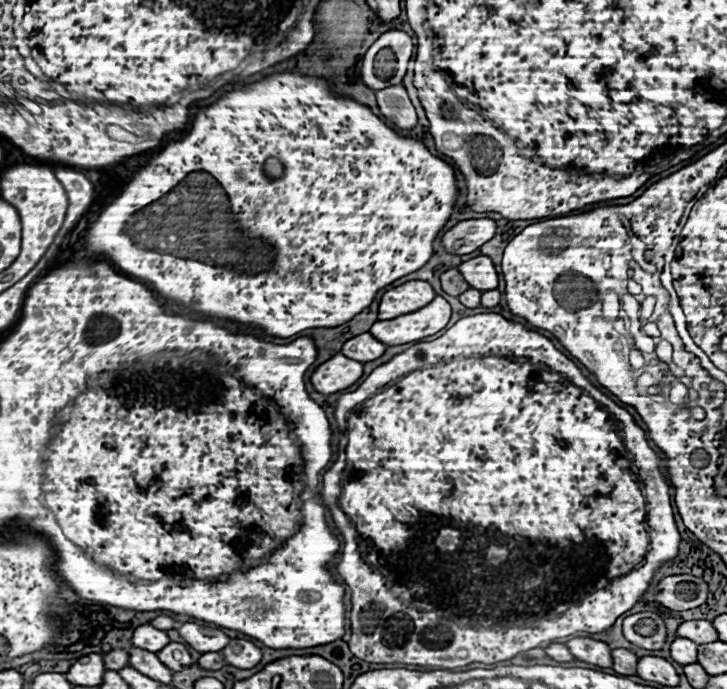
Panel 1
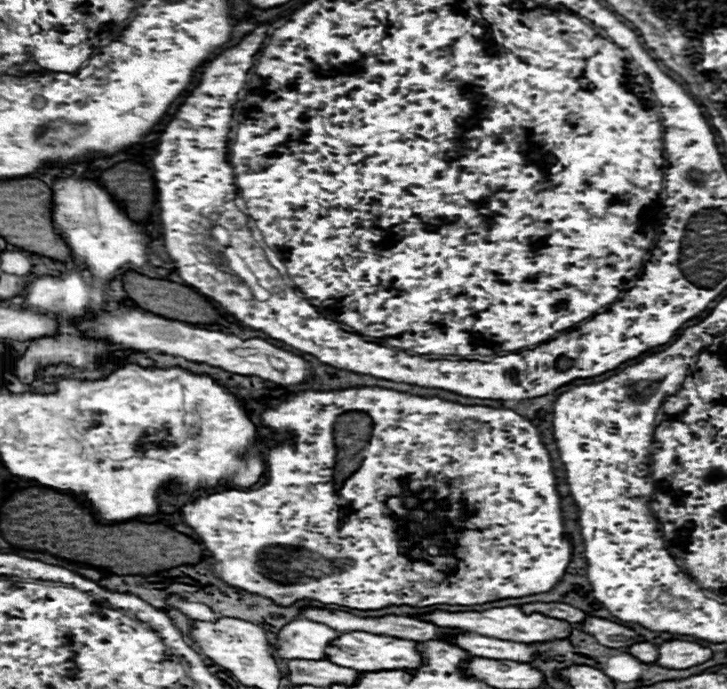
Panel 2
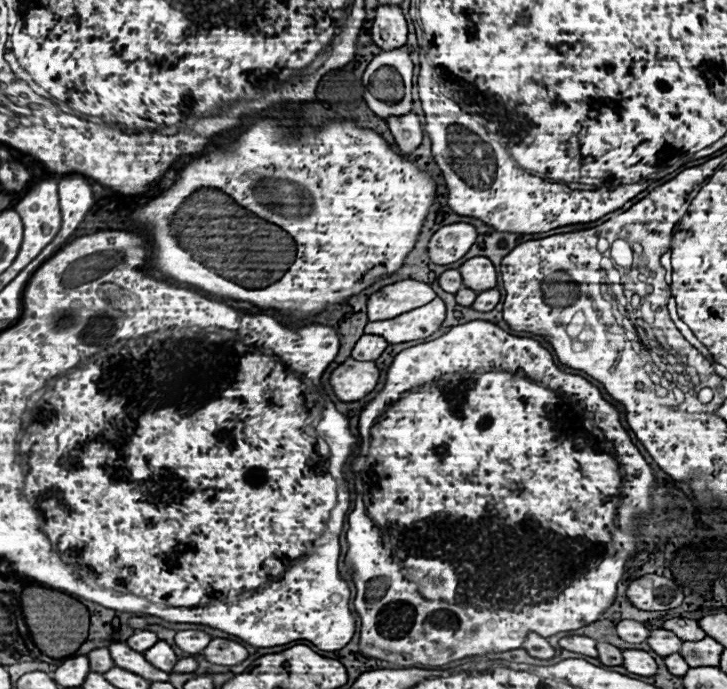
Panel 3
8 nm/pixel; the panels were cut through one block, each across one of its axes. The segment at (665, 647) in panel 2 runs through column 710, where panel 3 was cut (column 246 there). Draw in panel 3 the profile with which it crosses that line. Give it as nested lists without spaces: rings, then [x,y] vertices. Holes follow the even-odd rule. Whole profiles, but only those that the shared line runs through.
[[[212,638],[210,644],[202,650],[202,654],[210,664],[218,664],[218,666],[234,666],[246,660],[248,656],[242,644],[224,638]]]

